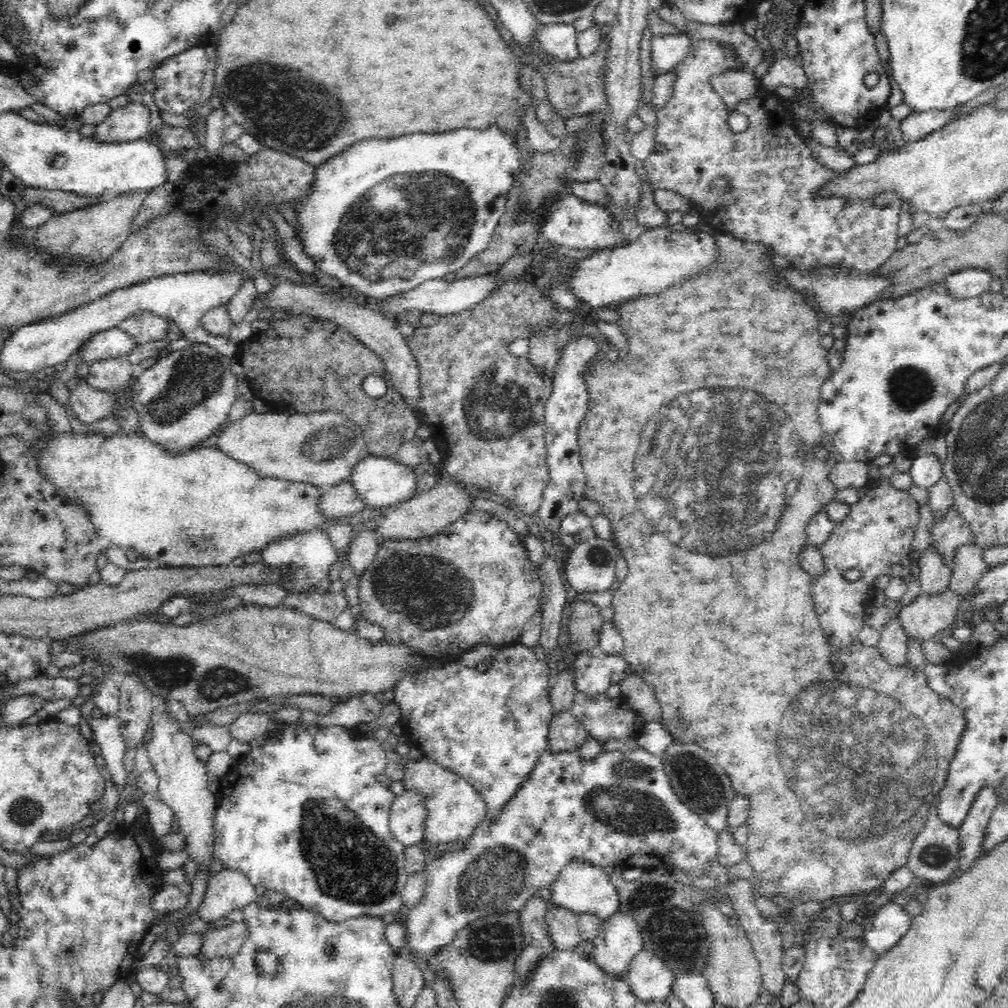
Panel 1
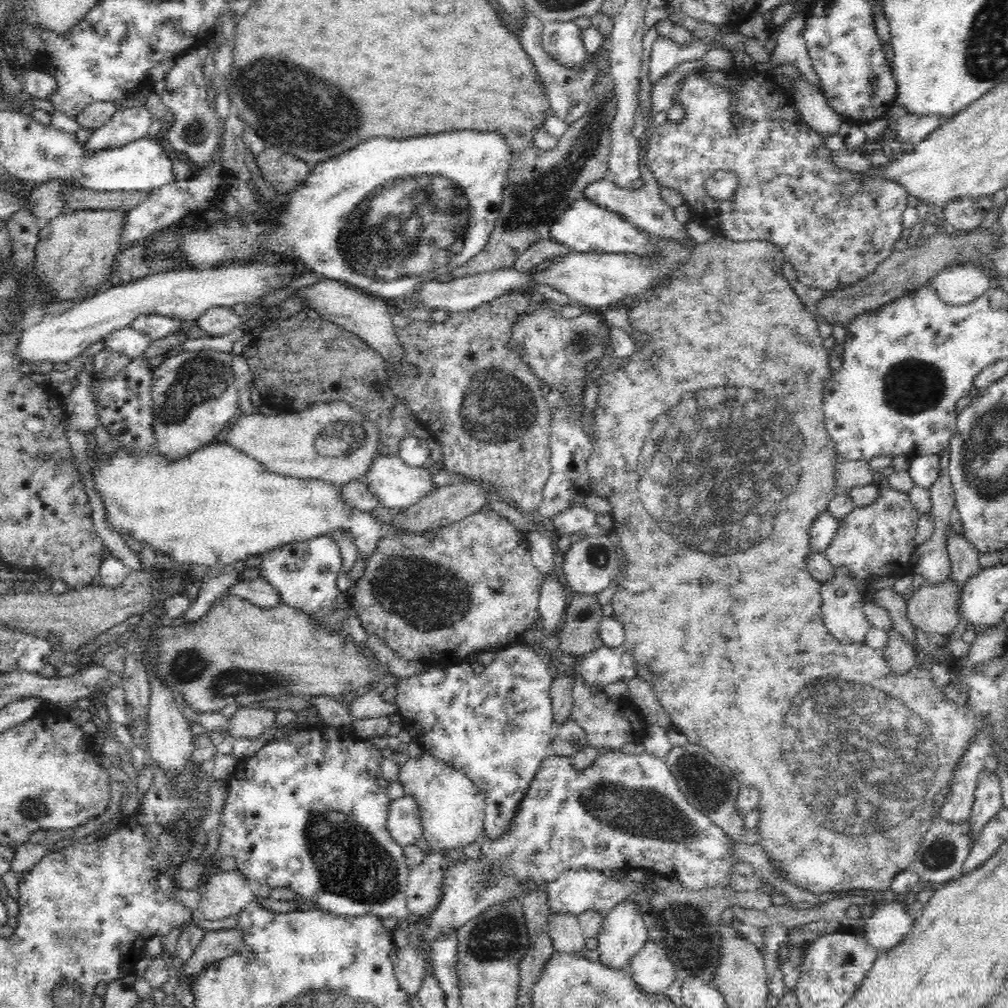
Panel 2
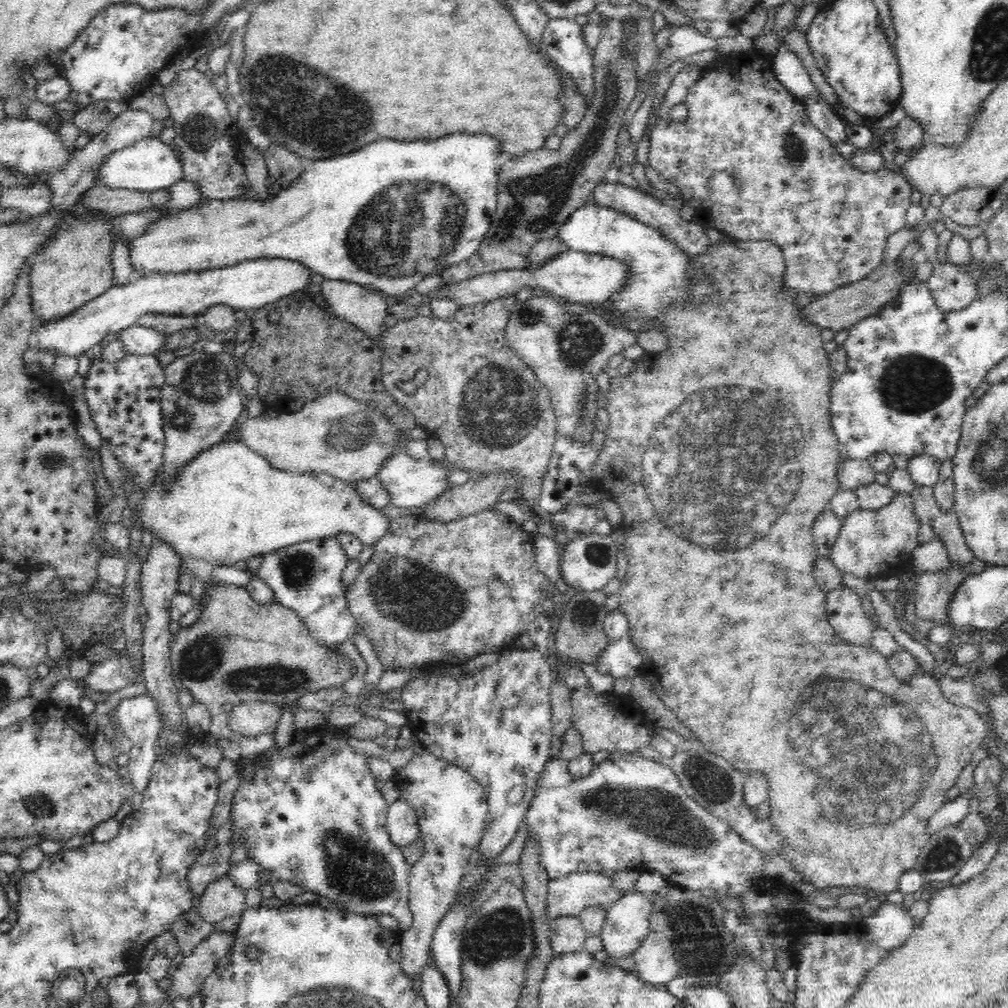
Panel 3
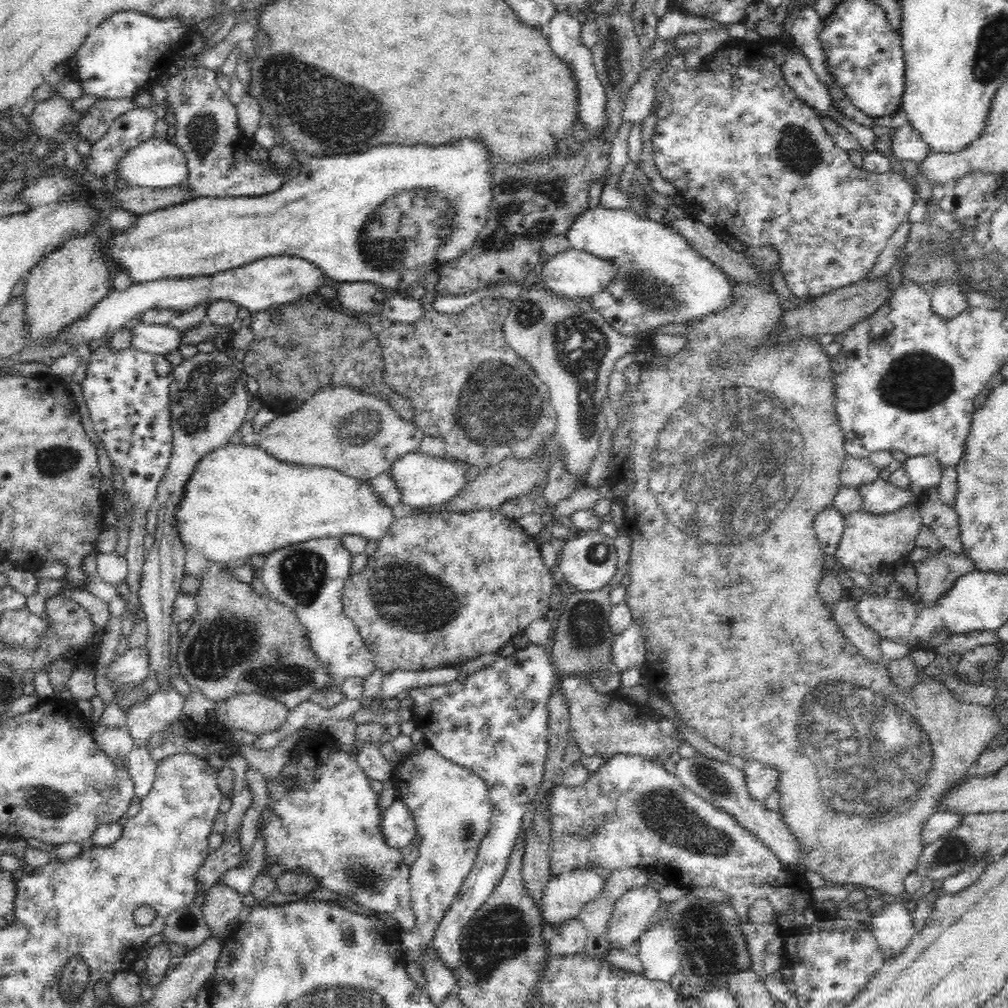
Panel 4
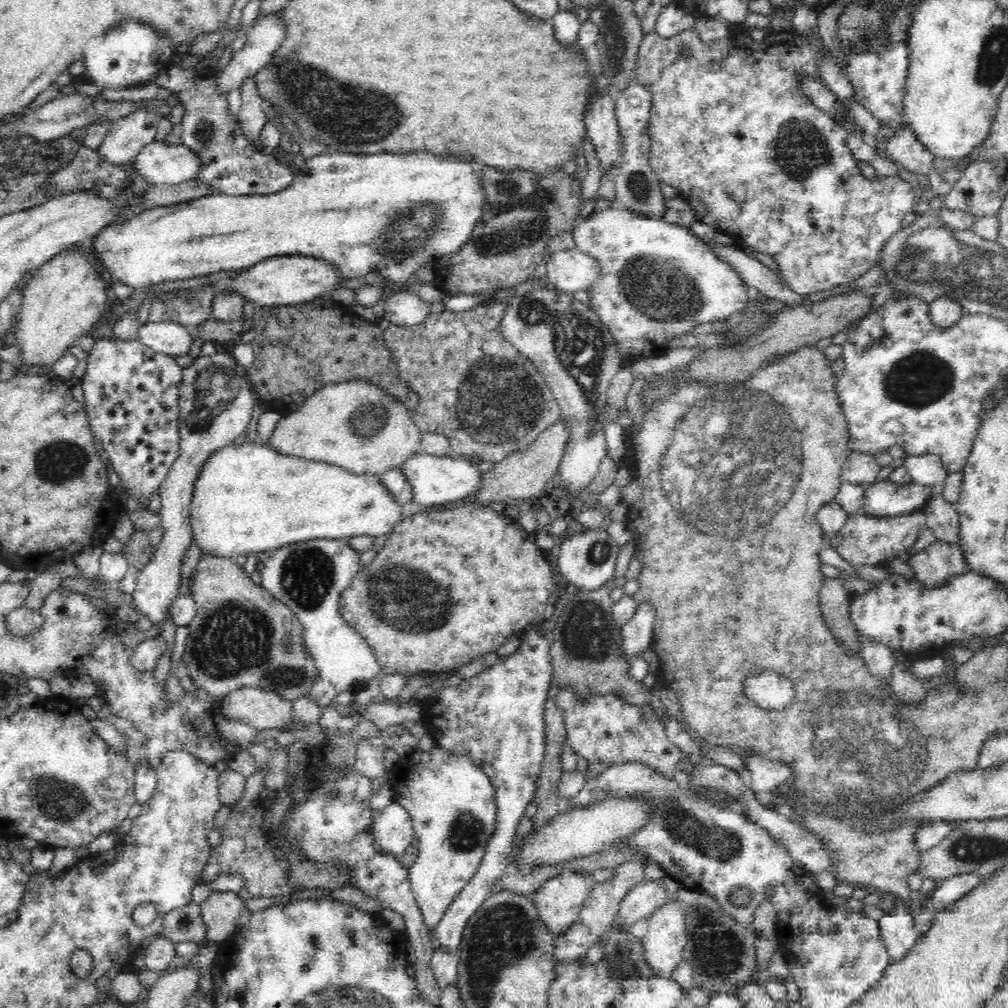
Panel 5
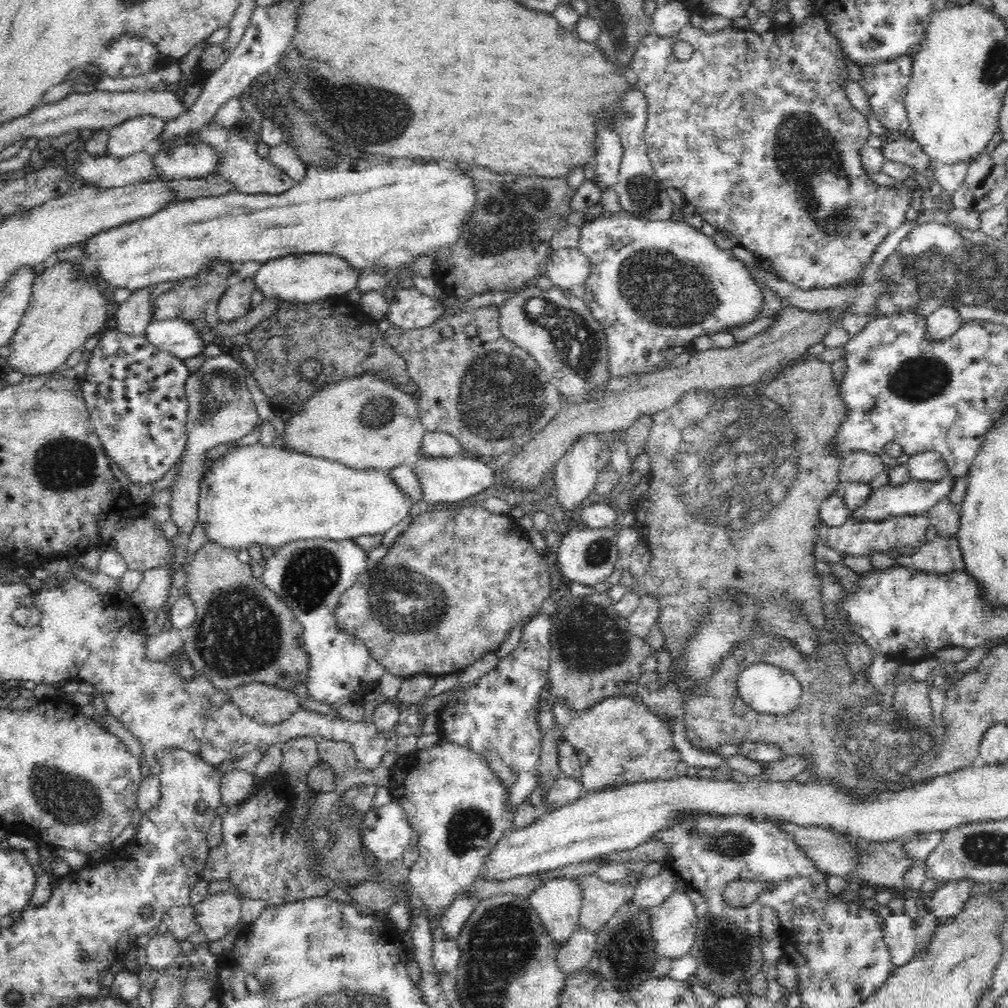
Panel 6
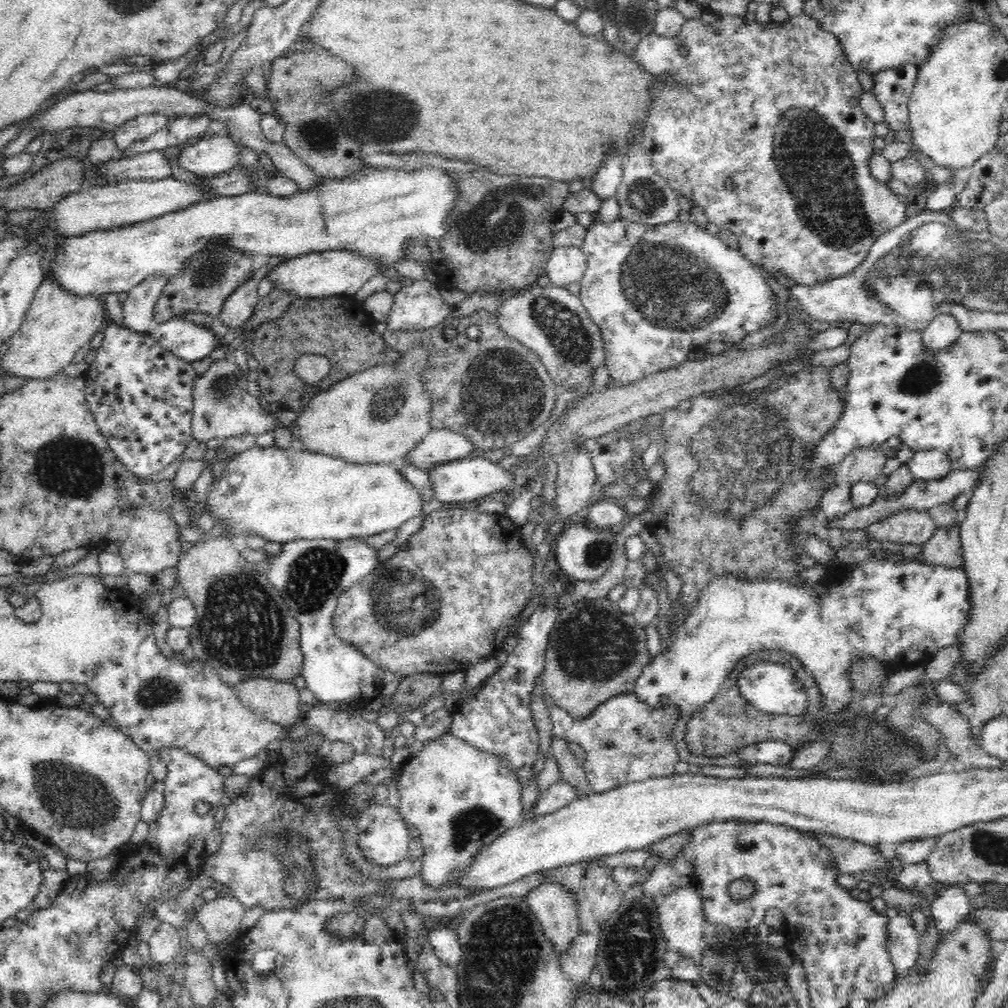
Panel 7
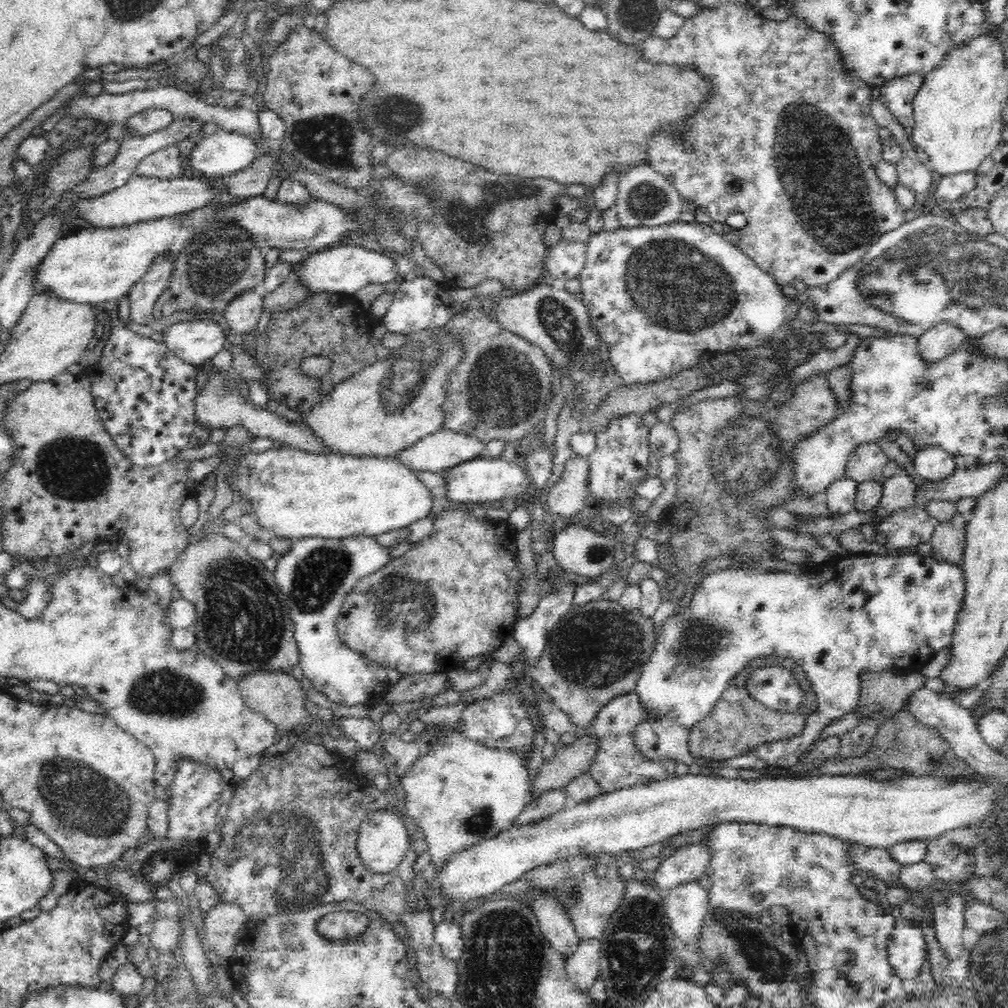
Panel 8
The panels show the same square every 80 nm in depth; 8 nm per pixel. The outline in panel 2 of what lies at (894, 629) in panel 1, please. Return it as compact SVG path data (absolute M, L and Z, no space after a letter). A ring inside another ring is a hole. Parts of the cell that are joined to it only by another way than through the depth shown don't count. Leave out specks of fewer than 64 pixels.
M890 629L887 635L888 641L886 647L883 648L883 653L891 672L898 676L908 675L919 666L918 657L900 633Z

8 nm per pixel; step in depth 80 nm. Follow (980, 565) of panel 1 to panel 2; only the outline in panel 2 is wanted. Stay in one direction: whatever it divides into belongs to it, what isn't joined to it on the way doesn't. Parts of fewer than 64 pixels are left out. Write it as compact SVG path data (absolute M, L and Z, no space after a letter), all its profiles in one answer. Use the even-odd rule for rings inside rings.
M952 532L950 536L947 536L947 550L951 561L951 575L961 586L970 577L982 572L982 569L978 567L980 554L963 534Z

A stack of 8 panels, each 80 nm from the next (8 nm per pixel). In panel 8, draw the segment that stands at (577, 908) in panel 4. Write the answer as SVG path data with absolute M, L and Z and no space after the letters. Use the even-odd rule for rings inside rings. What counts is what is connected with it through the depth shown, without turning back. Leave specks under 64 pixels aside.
M538 896L530 905L537 916L541 933L549 940L551 947L565 959L576 954L581 938L562 905L551 896Z

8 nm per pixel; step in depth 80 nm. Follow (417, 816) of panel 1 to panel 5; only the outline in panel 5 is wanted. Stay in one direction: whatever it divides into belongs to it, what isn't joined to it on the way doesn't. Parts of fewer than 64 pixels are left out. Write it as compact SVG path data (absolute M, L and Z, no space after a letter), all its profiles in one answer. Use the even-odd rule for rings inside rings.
M392 801L383 811L374 813L369 828L374 848L383 854L400 857L415 842L415 830L408 812Z

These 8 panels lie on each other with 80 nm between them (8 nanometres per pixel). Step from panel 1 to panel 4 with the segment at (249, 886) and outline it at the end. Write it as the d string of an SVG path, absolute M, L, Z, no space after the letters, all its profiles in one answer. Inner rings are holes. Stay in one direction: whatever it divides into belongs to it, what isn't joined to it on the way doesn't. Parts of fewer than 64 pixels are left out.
M219 883L204 893L205 901L201 909L210 927L210 936L226 940L231 933L230 922L236 920L242 912L243 895Z

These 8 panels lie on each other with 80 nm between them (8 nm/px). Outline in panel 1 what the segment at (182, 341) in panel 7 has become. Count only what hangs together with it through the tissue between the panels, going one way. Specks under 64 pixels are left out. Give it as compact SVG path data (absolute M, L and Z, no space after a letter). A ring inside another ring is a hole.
M114 328L97 335L88 344L84 344L82 350L78 350L76 354L80 356L81 362L90 365L96 359L127 356L139 345L141 344L138 344L133 334L129 334L120 328Z

